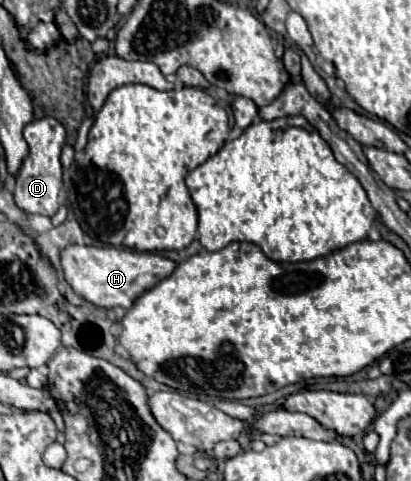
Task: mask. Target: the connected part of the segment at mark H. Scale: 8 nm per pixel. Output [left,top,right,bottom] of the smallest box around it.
[62,246,176,310]

